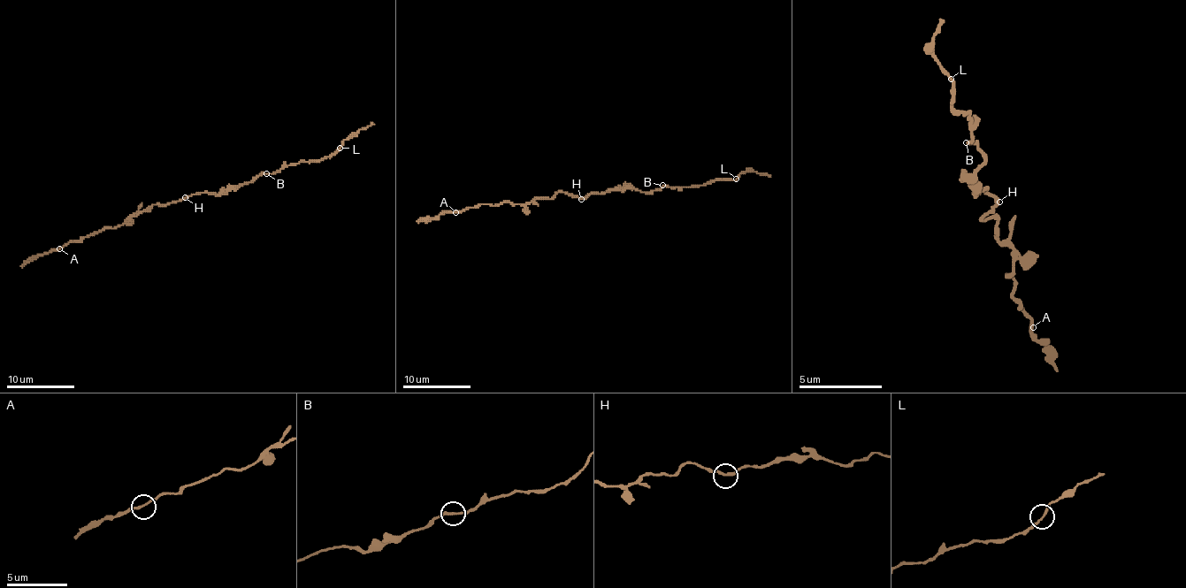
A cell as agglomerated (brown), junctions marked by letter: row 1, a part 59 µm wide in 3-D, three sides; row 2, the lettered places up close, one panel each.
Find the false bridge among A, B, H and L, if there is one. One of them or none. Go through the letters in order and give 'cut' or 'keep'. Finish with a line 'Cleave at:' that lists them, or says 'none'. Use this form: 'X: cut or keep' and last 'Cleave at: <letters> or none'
A: keep
B: keep
H: keep
L: keep
Cleave at: none

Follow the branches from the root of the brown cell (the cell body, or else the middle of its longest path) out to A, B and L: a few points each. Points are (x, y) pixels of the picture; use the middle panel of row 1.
A: (592, 194), (576, 197), (556, 192), (550, 199), (536, 199), (524, 204), (478, 204), (455, 212)
B: (592, 194), (625, 188), (653, 192), (662, 185)
L: (592, 194), (625, 188), (653, 192), (664, 185), (695, 187), (715, 180), (736, 179)

